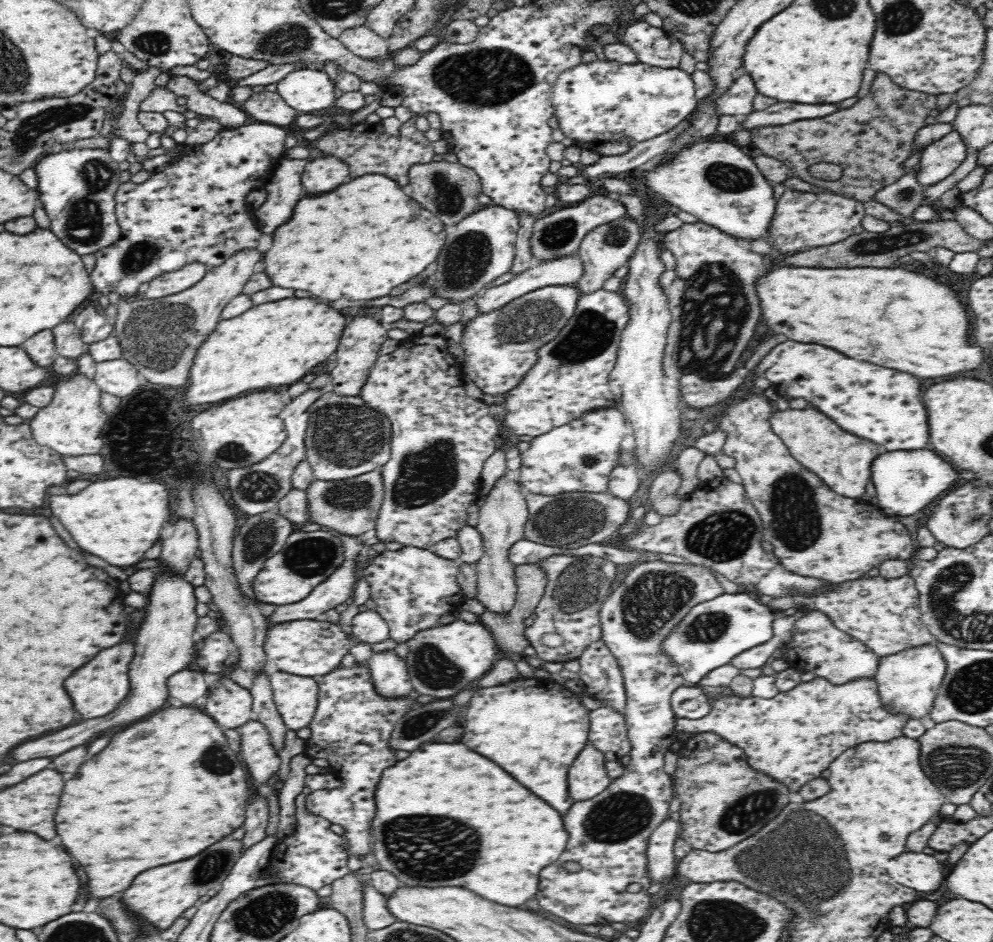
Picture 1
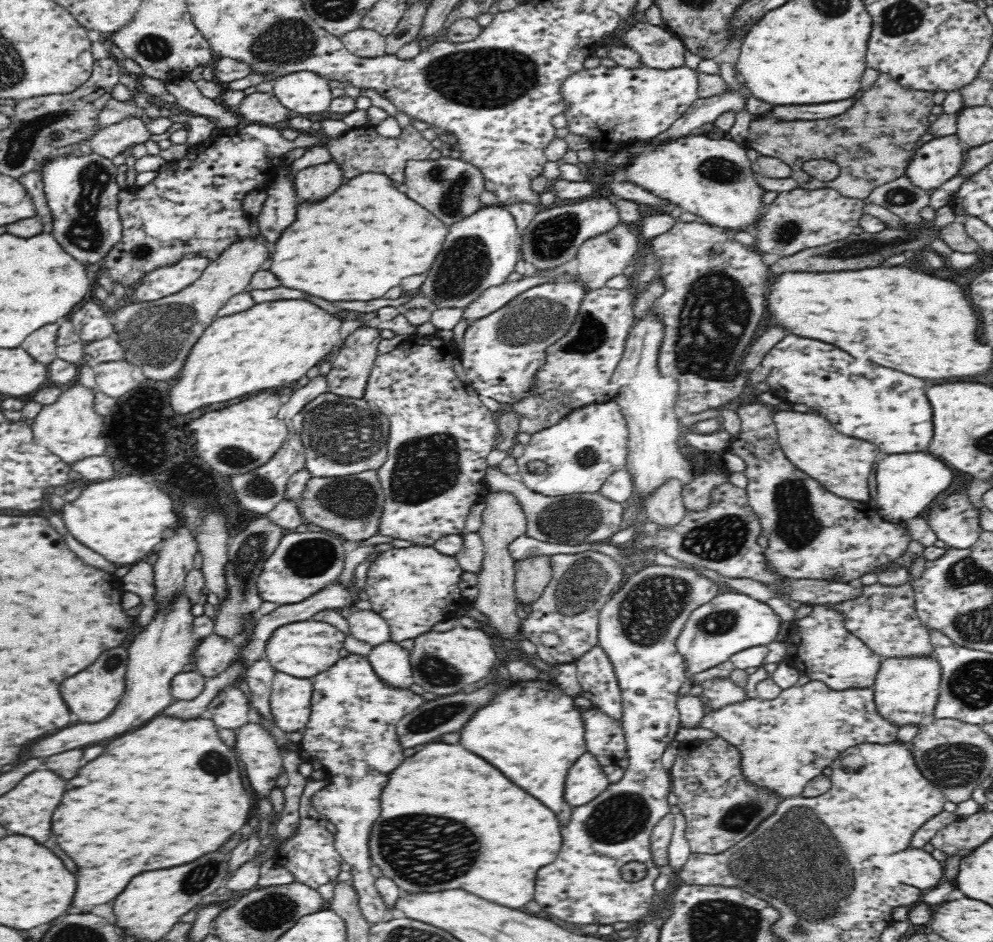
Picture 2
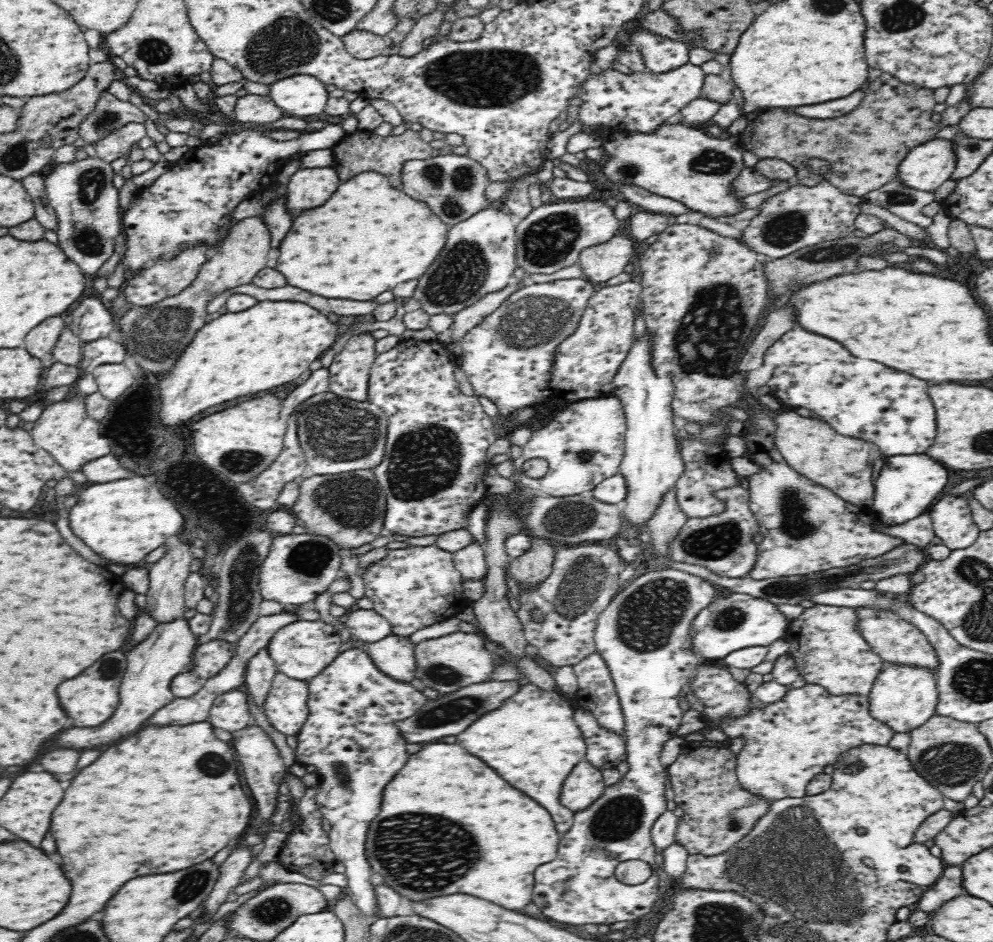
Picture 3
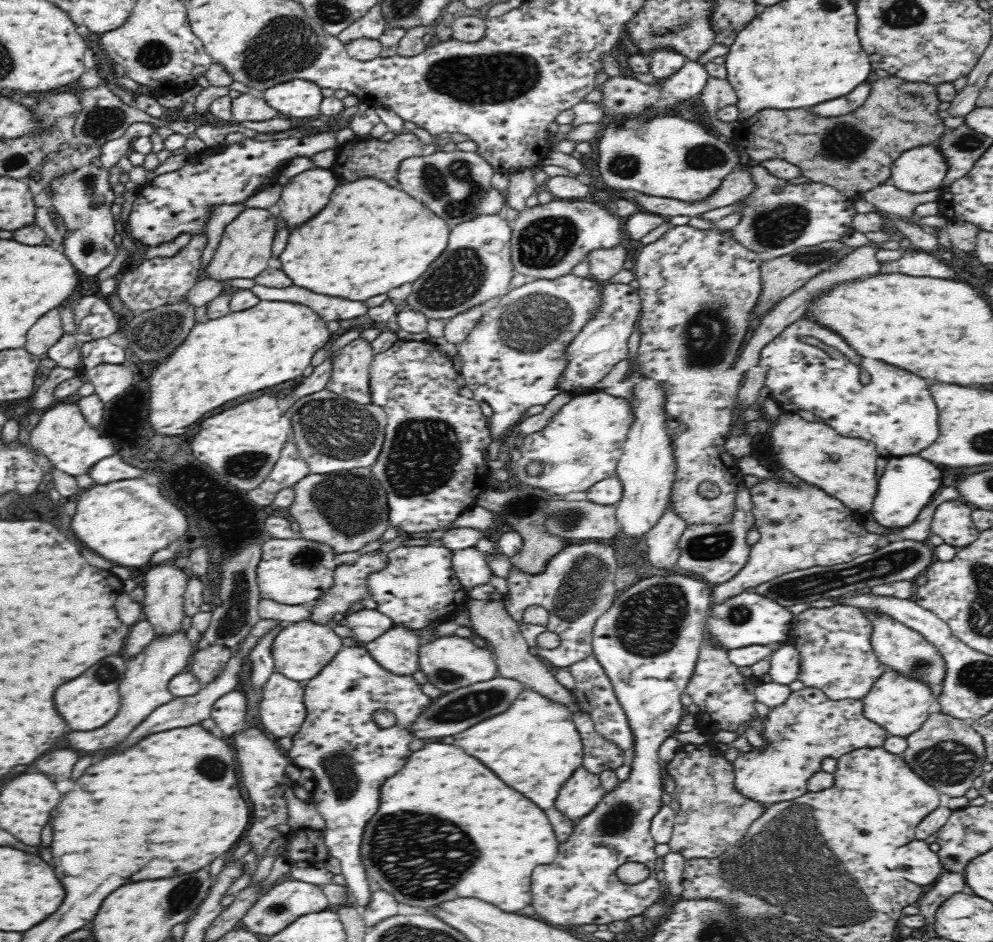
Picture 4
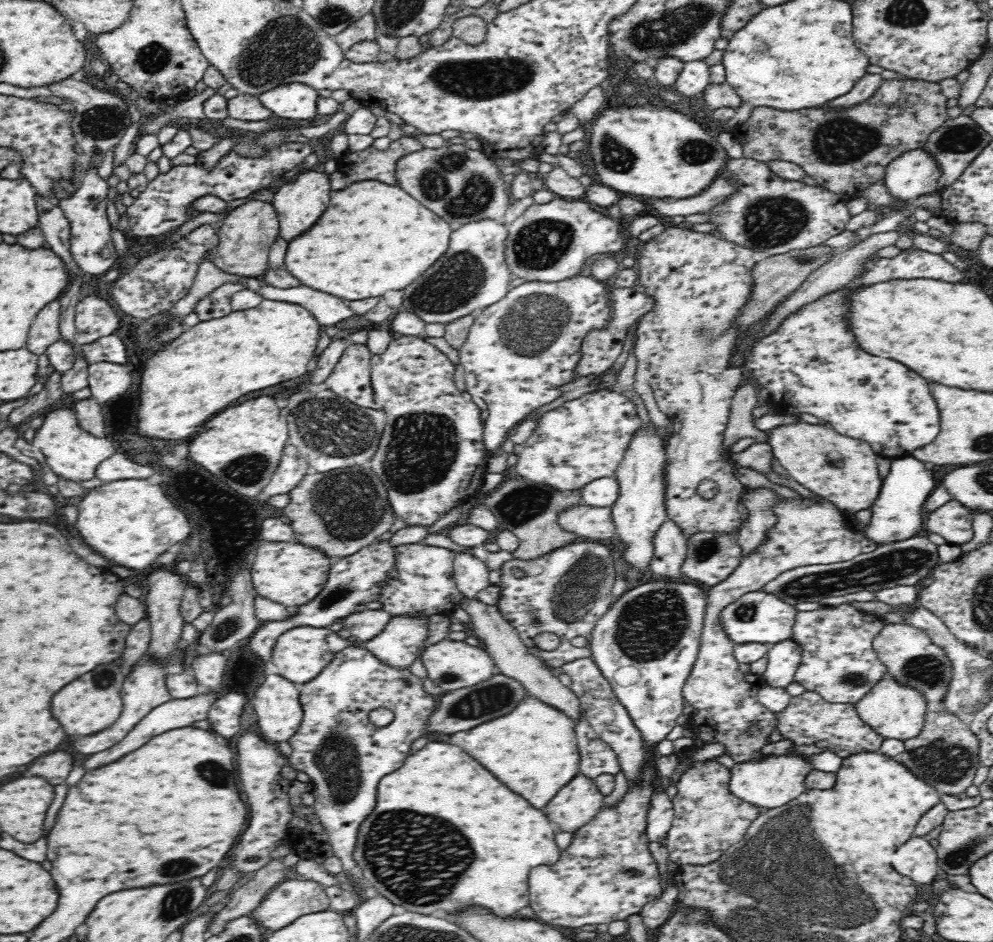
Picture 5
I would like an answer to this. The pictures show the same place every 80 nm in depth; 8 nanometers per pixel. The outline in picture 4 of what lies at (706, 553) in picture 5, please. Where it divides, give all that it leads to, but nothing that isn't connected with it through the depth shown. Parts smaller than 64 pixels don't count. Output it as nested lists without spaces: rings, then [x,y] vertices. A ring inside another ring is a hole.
[[[744,487],[734,494],[734,510],[728,522],[722,524],[687,524],[678,540],[680,556],[676,564],[680,568],[702,576],[712,586],[728,582],[734,578],[748,562],[753,545],[748,544],[747,534],[754,529],[755,518],[752,512],[751,492]]]

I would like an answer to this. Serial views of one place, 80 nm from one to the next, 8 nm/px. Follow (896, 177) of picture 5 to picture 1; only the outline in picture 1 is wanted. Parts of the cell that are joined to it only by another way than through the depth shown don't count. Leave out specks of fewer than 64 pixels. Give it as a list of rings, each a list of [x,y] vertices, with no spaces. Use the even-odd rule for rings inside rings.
[[[954,129],[922,152],[917,181],[928,186],[950,176],[963,162],[967,148],[960,133]]]

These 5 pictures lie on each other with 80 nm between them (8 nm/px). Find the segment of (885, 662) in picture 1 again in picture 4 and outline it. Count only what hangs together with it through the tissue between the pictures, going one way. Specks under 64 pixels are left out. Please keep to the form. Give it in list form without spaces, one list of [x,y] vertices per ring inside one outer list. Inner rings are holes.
[[[886,668],[863,698],[863,713],[868,720],[884,727],[890,735],[907,737],[926,722],[929,715],[928,708],[936,700],[937,696],[934,696],[927,682],[906,676],[892,668]]]

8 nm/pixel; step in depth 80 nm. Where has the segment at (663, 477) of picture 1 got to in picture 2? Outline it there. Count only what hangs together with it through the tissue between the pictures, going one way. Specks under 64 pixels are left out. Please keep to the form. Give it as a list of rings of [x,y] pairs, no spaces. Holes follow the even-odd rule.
[[[668,478],[645,499],[648,519],[659,526],[676,524],[684,518],[687,508],[682,500],[683,482],[677,478]]]

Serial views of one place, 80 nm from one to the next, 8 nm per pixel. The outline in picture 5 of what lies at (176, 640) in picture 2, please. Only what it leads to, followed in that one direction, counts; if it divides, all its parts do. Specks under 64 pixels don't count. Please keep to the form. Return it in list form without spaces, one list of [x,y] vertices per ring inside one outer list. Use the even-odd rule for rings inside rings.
[[[176,646],[176,650],[174,652],[170,652],[168,654],[168,658],[155,658],[155,656],[151,656],[149,652],[146,652],[130,668],[125,674],[125,679],[122,684],[122,690],[120,690],[123,708],[122,712],[120,712],[120,718],[108,728],[108,730],[102,730],[100,734],[90,734],[90,736],[80,736],[80,738],[76,738],[74,742],[72,742],[72,746],[74,746],[74,750],[78,750],[78,752],[82,752],[82,754],[96,754],[96,752],[102,752],[102,750],[106,750],[106,748],[112,748],[114,744],[118,744],[138,722],[142,720],[153,708],[172,700],[171,694],[167,689],[166,677],[170,675],[168,673],[168,668],[170,665],[174,664],[174,662],[179,662],[182,664],[185,652],[184,648],[178,648]]]

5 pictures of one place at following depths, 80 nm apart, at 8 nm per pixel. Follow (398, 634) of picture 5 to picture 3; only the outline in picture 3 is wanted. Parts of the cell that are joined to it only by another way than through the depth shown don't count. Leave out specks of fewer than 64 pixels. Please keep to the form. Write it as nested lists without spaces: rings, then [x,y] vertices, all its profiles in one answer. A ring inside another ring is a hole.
[[[391,633],[382,640],[367,644],[365,651],[387,677],[404,683],[415,678],[414,645],[408,637]]]

